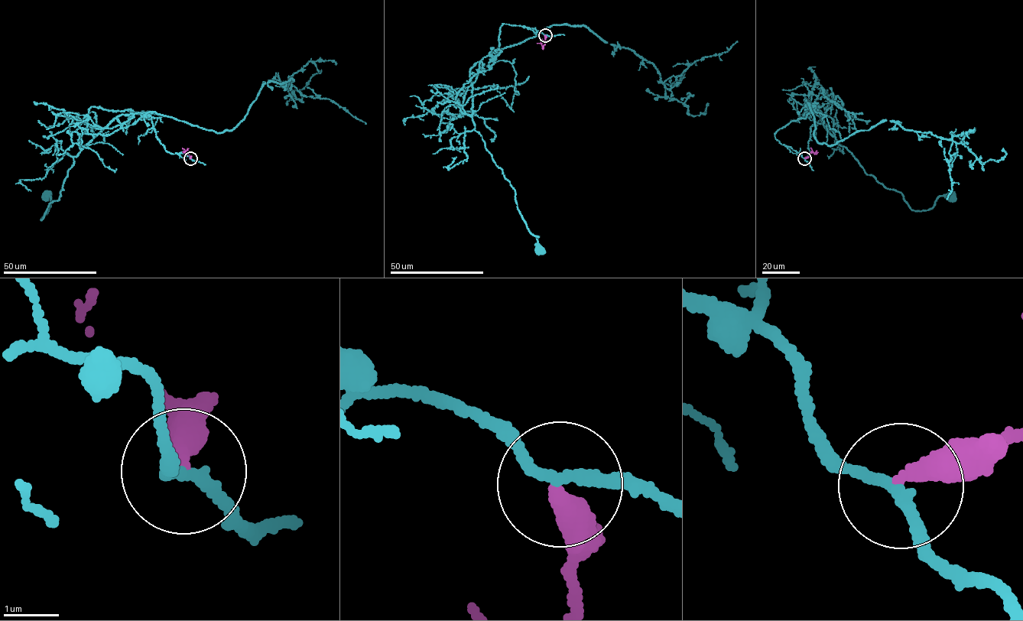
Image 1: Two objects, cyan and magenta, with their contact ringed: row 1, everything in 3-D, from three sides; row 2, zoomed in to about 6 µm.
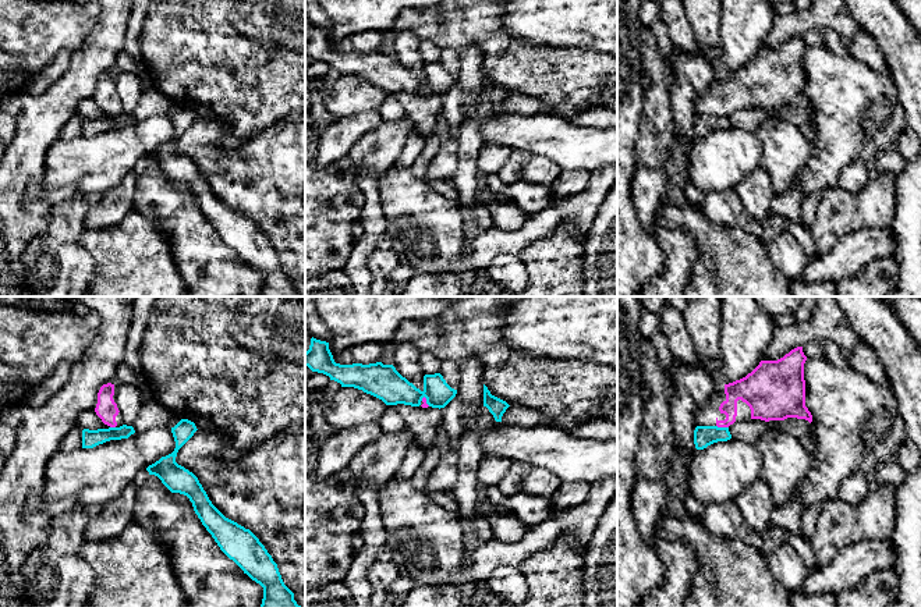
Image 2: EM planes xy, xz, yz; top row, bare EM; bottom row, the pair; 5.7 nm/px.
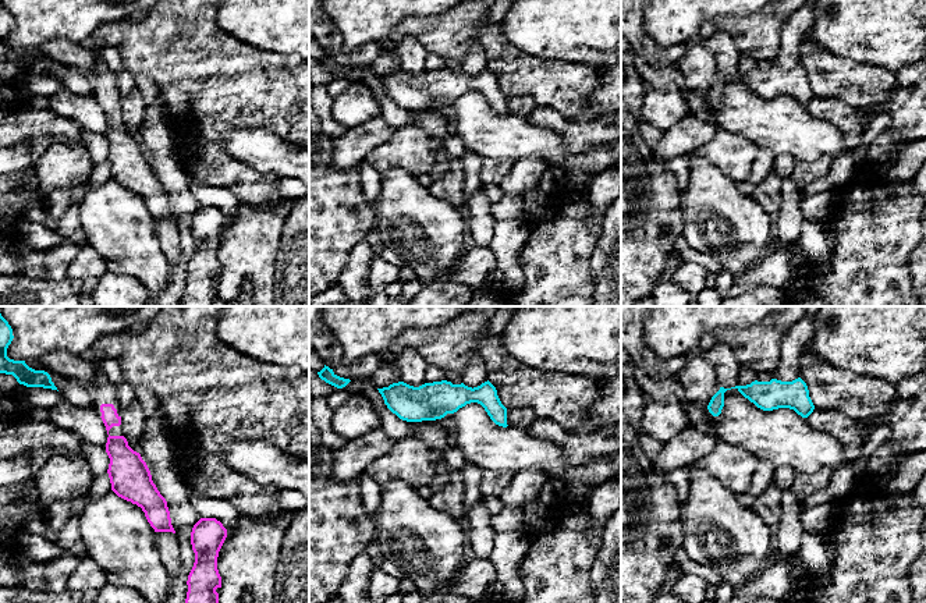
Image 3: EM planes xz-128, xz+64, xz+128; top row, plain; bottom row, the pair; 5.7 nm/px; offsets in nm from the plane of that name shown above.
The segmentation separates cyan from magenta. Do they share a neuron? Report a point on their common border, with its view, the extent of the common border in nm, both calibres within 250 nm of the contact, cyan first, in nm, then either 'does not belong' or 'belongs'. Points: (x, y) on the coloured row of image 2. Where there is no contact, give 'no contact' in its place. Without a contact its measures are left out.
yz (722, 428) | 70 nm | 120/120 nm | does not belong

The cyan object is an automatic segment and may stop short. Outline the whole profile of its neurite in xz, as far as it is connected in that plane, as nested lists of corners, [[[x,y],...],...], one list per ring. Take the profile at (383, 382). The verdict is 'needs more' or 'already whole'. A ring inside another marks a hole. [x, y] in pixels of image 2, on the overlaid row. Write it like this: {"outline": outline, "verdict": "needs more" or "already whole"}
{"outline": [[[311,338],[309,349],[305,352],[305,366],[312,372],[323,373],[341,384],[341,387],[354,387],[382,400],[386,405],[411,405],[419,407],[422,398],[432,408],[444,408],[457,394],[440,373],[424,376],[424,390],[421,391],[405,377],[403,377],[393,365],[382,362],[362,365],[336,363],[329,349],[329,342]]], "verdict": "already whole"}

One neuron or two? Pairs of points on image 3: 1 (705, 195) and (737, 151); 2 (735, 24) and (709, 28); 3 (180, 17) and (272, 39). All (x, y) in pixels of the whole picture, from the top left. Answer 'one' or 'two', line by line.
1: two
2: one
3: two

